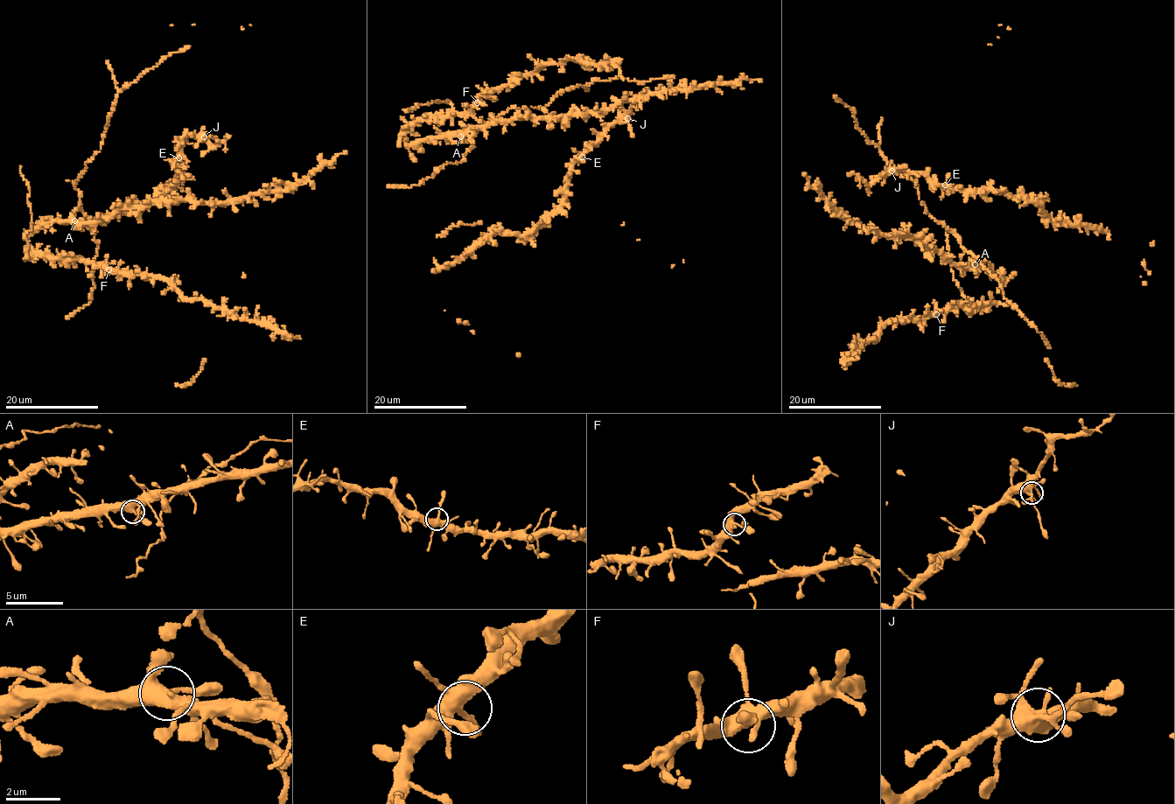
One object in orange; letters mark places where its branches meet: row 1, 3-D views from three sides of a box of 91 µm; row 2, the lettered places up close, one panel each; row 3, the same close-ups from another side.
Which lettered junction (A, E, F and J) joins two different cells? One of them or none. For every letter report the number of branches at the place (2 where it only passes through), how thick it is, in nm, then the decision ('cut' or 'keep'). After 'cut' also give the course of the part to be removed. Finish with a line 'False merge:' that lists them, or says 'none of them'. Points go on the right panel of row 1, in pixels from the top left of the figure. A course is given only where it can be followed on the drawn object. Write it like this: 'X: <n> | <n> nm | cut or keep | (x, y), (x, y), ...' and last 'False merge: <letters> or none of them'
A: 5 | 440 nm | keep
E: 5 | 440 nm | keep
F: 5 | 320 nm | keep
J: 5 | 360 nm | cut | (891, 170), (905, 164)
False merge: J

